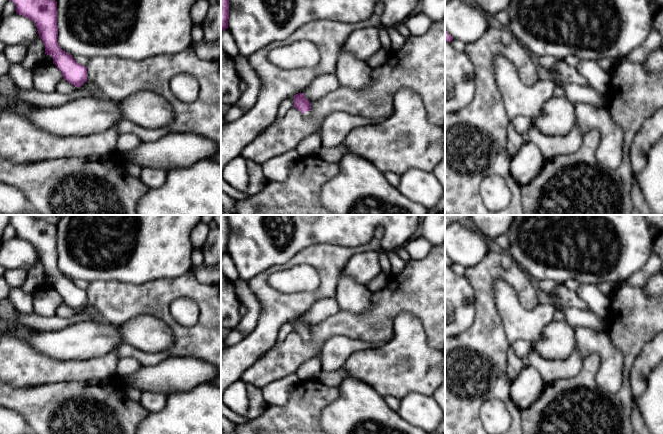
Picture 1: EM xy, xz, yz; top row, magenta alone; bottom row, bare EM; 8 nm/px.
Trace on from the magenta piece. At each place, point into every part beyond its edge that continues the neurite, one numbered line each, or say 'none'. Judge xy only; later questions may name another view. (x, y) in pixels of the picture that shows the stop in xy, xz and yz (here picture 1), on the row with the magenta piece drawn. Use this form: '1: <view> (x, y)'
none

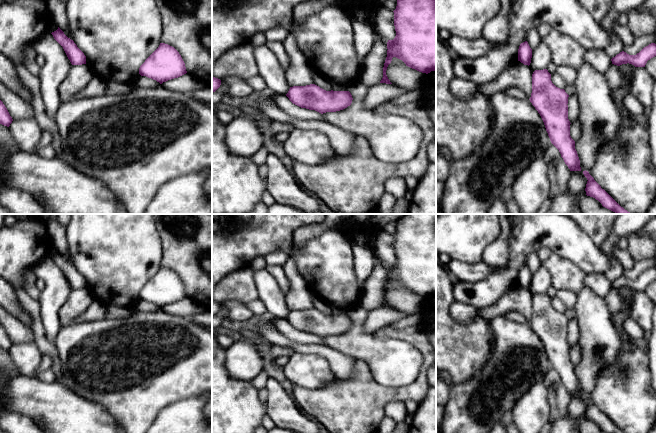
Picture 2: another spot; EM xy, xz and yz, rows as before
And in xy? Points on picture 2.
none

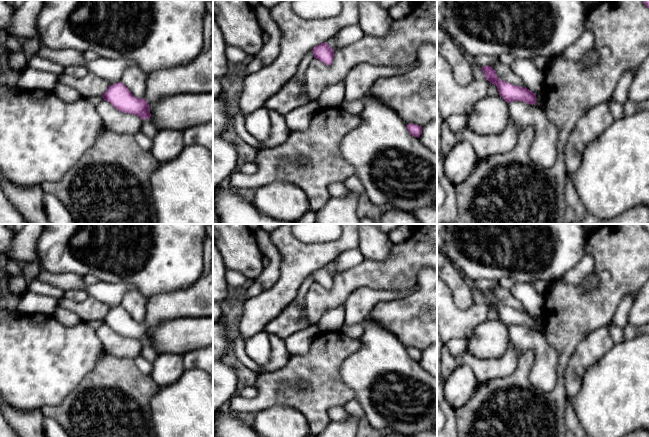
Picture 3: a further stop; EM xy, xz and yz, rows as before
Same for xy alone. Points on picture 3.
none

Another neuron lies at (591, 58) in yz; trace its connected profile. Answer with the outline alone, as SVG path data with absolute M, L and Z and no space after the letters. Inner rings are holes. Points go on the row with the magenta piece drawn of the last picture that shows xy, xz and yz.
M592 49L584 54L581 60L586 68L590 68L598 63L599 55L594 49Z

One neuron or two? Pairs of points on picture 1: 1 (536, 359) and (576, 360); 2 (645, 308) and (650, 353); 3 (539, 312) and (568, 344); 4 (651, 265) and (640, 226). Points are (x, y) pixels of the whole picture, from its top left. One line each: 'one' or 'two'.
1: one
2: two
3: two
4: two

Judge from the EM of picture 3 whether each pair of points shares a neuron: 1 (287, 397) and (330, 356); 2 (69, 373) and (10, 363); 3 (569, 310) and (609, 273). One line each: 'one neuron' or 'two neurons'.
1: one neuron
2: one neuron
3: one neuron

